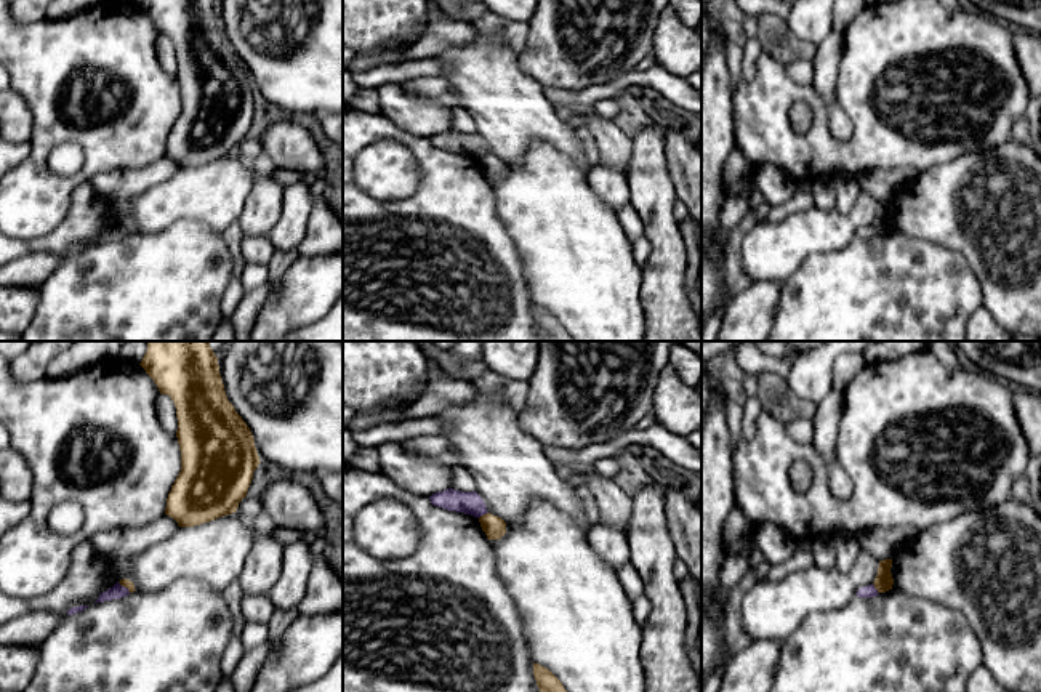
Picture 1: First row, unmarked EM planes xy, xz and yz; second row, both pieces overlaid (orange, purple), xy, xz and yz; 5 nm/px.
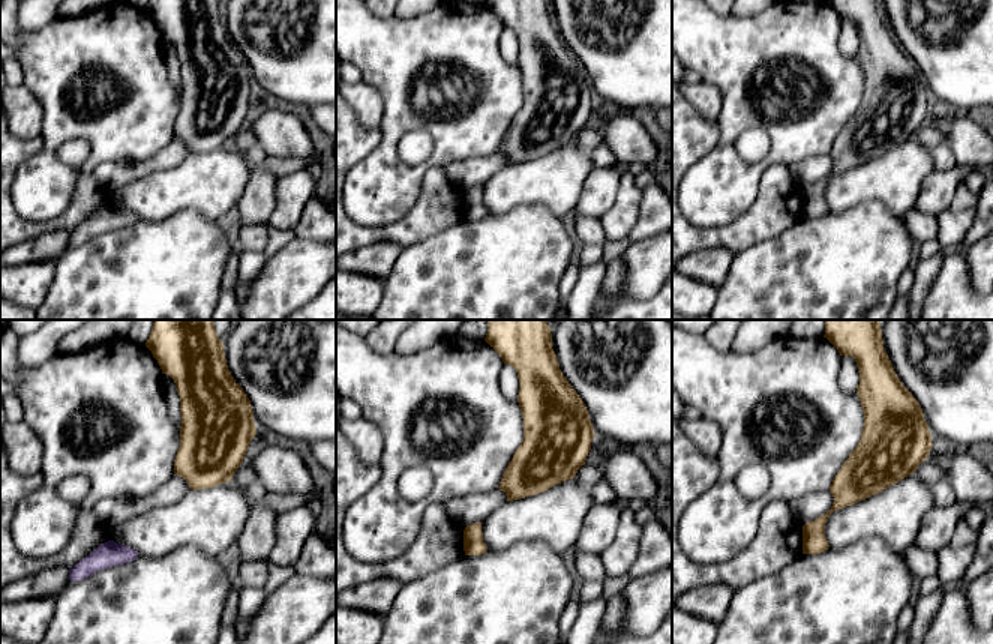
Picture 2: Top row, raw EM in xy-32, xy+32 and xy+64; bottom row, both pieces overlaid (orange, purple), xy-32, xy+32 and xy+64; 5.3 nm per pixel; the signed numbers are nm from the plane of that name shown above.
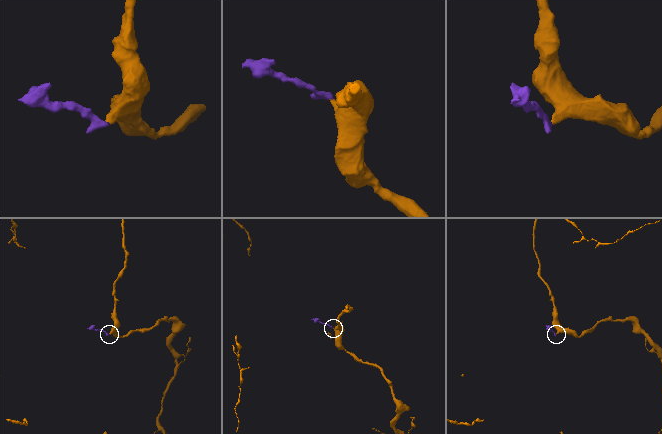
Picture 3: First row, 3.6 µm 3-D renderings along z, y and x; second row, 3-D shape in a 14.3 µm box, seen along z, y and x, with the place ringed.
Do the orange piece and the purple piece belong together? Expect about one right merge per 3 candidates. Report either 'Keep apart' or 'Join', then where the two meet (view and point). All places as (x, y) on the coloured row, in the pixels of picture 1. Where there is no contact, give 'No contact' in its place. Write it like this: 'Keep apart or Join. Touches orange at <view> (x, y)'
Keep apart. Touches orange at xz (484, 514)

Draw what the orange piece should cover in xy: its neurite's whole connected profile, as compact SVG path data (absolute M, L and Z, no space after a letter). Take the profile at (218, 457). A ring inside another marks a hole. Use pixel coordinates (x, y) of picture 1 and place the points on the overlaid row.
M210 341L146 343L139 365L171 397L178 418L181 471L165 514L194 527L235 513L261 461L250 428L227 400Z

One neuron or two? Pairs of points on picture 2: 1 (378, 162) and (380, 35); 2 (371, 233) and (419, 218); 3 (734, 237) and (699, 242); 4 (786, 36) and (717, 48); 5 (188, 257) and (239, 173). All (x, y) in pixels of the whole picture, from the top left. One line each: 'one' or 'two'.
1: one
2: one
3: one
4: one
5: two

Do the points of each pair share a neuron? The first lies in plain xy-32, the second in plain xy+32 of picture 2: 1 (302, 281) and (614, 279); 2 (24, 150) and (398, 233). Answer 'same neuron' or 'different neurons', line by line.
1: different neurons
2: same neuron

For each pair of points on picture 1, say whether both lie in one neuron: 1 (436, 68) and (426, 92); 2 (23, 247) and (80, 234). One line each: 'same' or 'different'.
1: different
2: same

